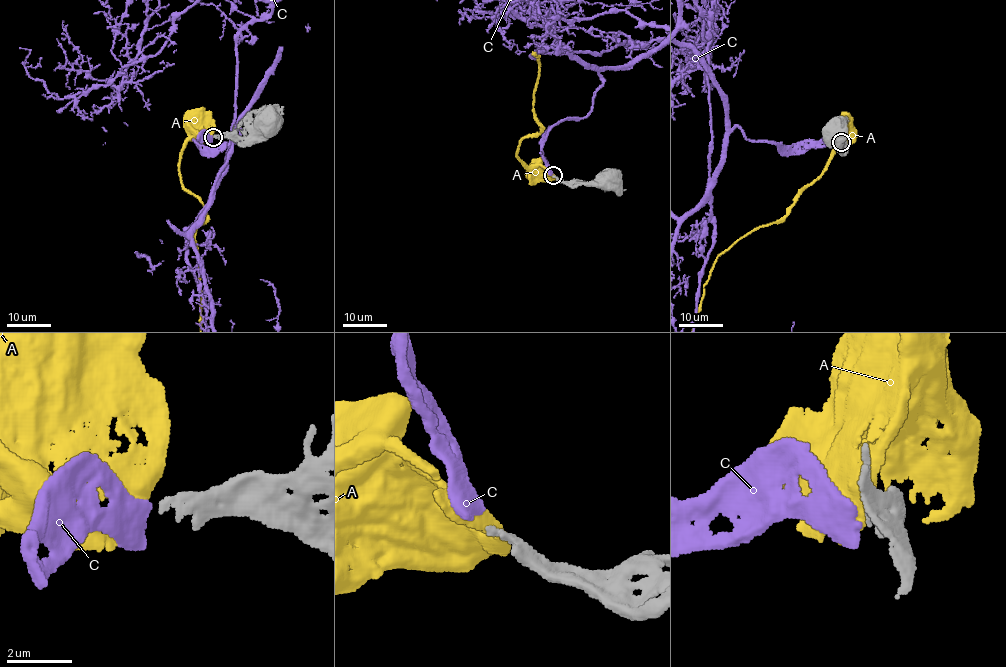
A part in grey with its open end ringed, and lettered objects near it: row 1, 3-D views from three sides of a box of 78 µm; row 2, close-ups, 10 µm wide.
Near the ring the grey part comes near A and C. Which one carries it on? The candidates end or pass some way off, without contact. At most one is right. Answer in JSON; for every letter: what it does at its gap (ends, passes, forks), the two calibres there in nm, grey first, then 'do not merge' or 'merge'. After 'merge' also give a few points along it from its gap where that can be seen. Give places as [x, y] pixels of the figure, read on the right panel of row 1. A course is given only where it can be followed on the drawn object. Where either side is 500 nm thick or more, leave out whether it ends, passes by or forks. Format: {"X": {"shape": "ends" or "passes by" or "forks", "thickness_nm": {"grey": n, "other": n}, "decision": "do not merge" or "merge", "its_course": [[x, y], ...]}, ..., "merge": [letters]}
{"A": {"thickness_nm": {"grey": 260, "other": 600}, "decision": "do not merge"}, "C": {"shape": "ends", "thickness_nm": {"grey": 260, "other": 480}, "decision": "merge"}, "merge": ["C"]}

